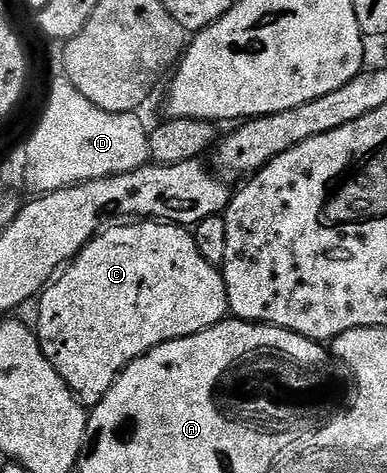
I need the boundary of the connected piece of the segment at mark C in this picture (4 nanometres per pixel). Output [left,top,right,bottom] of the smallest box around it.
[37,220,229,408]

